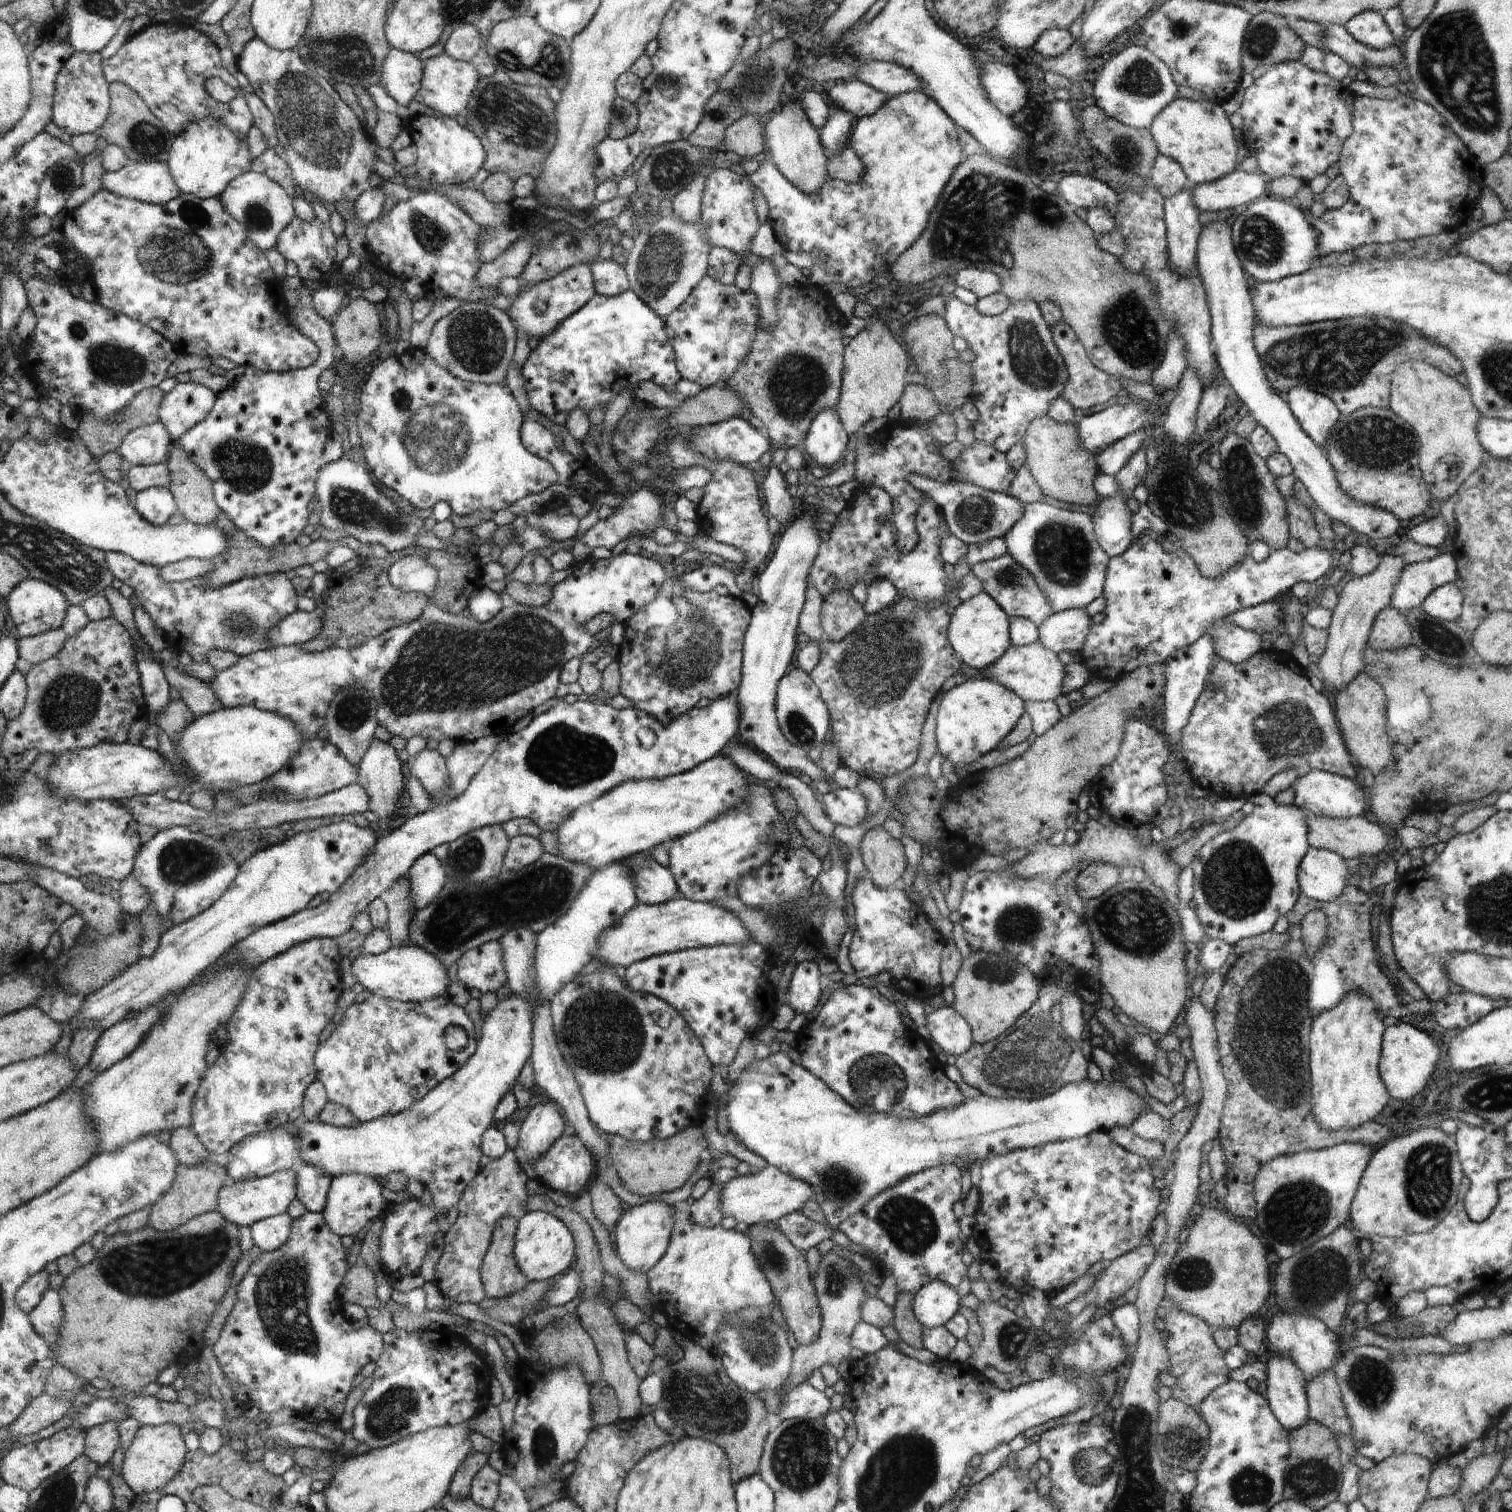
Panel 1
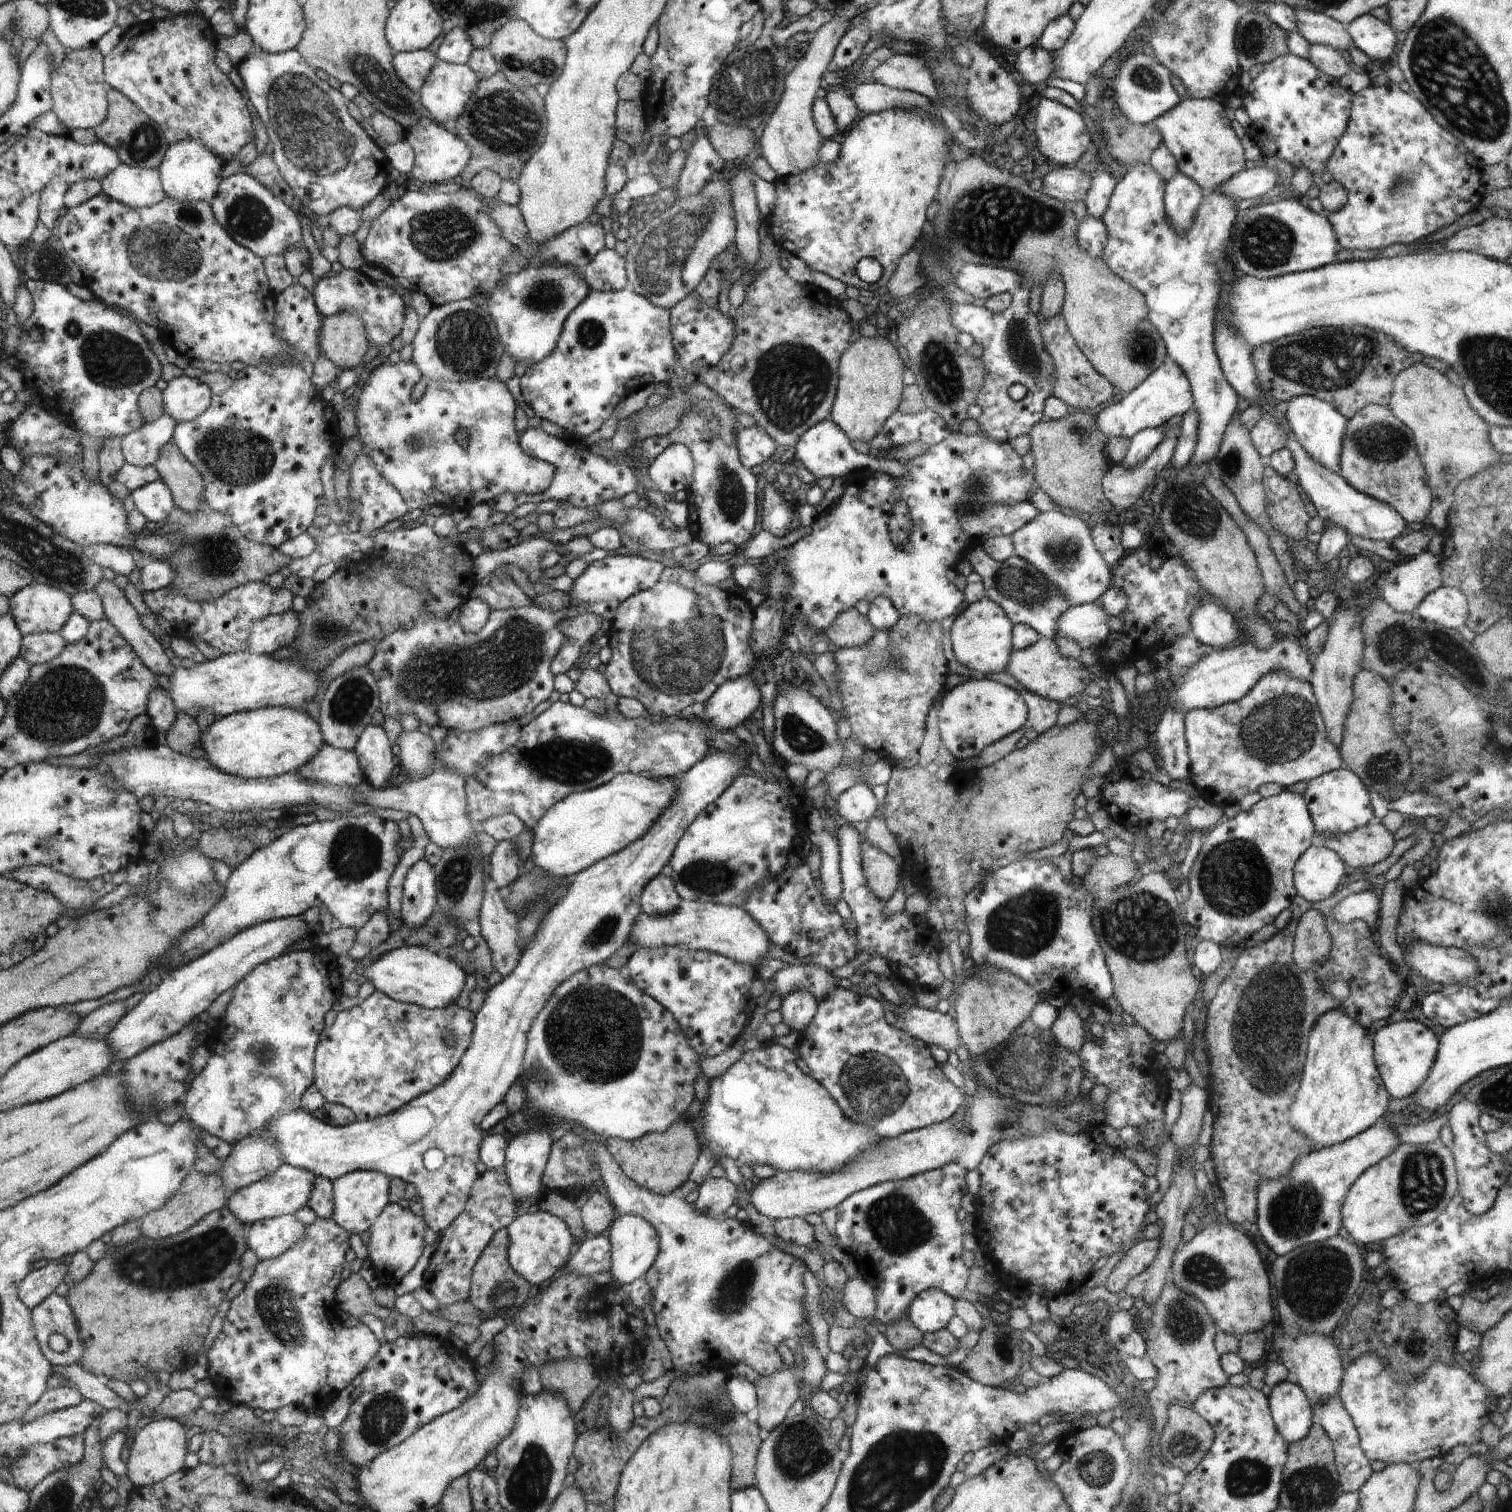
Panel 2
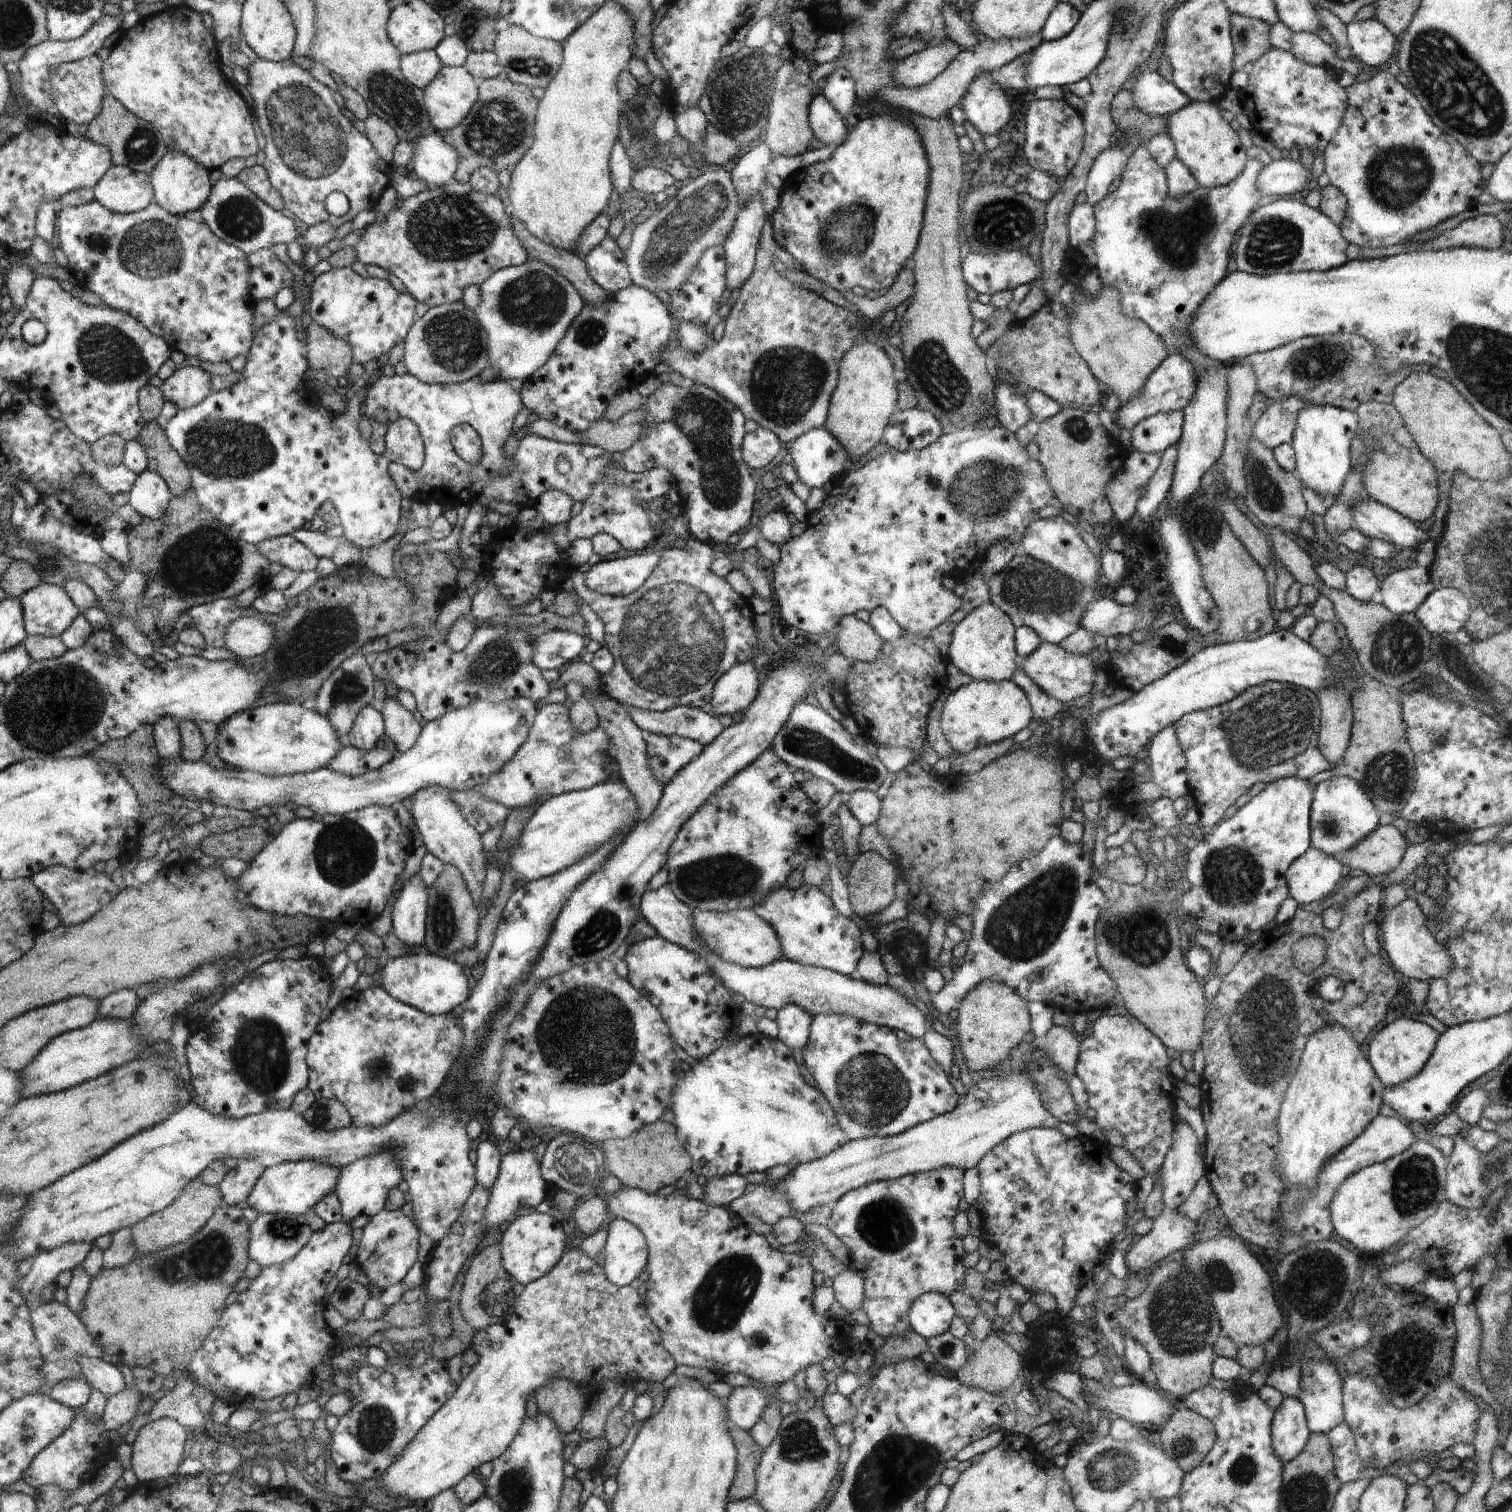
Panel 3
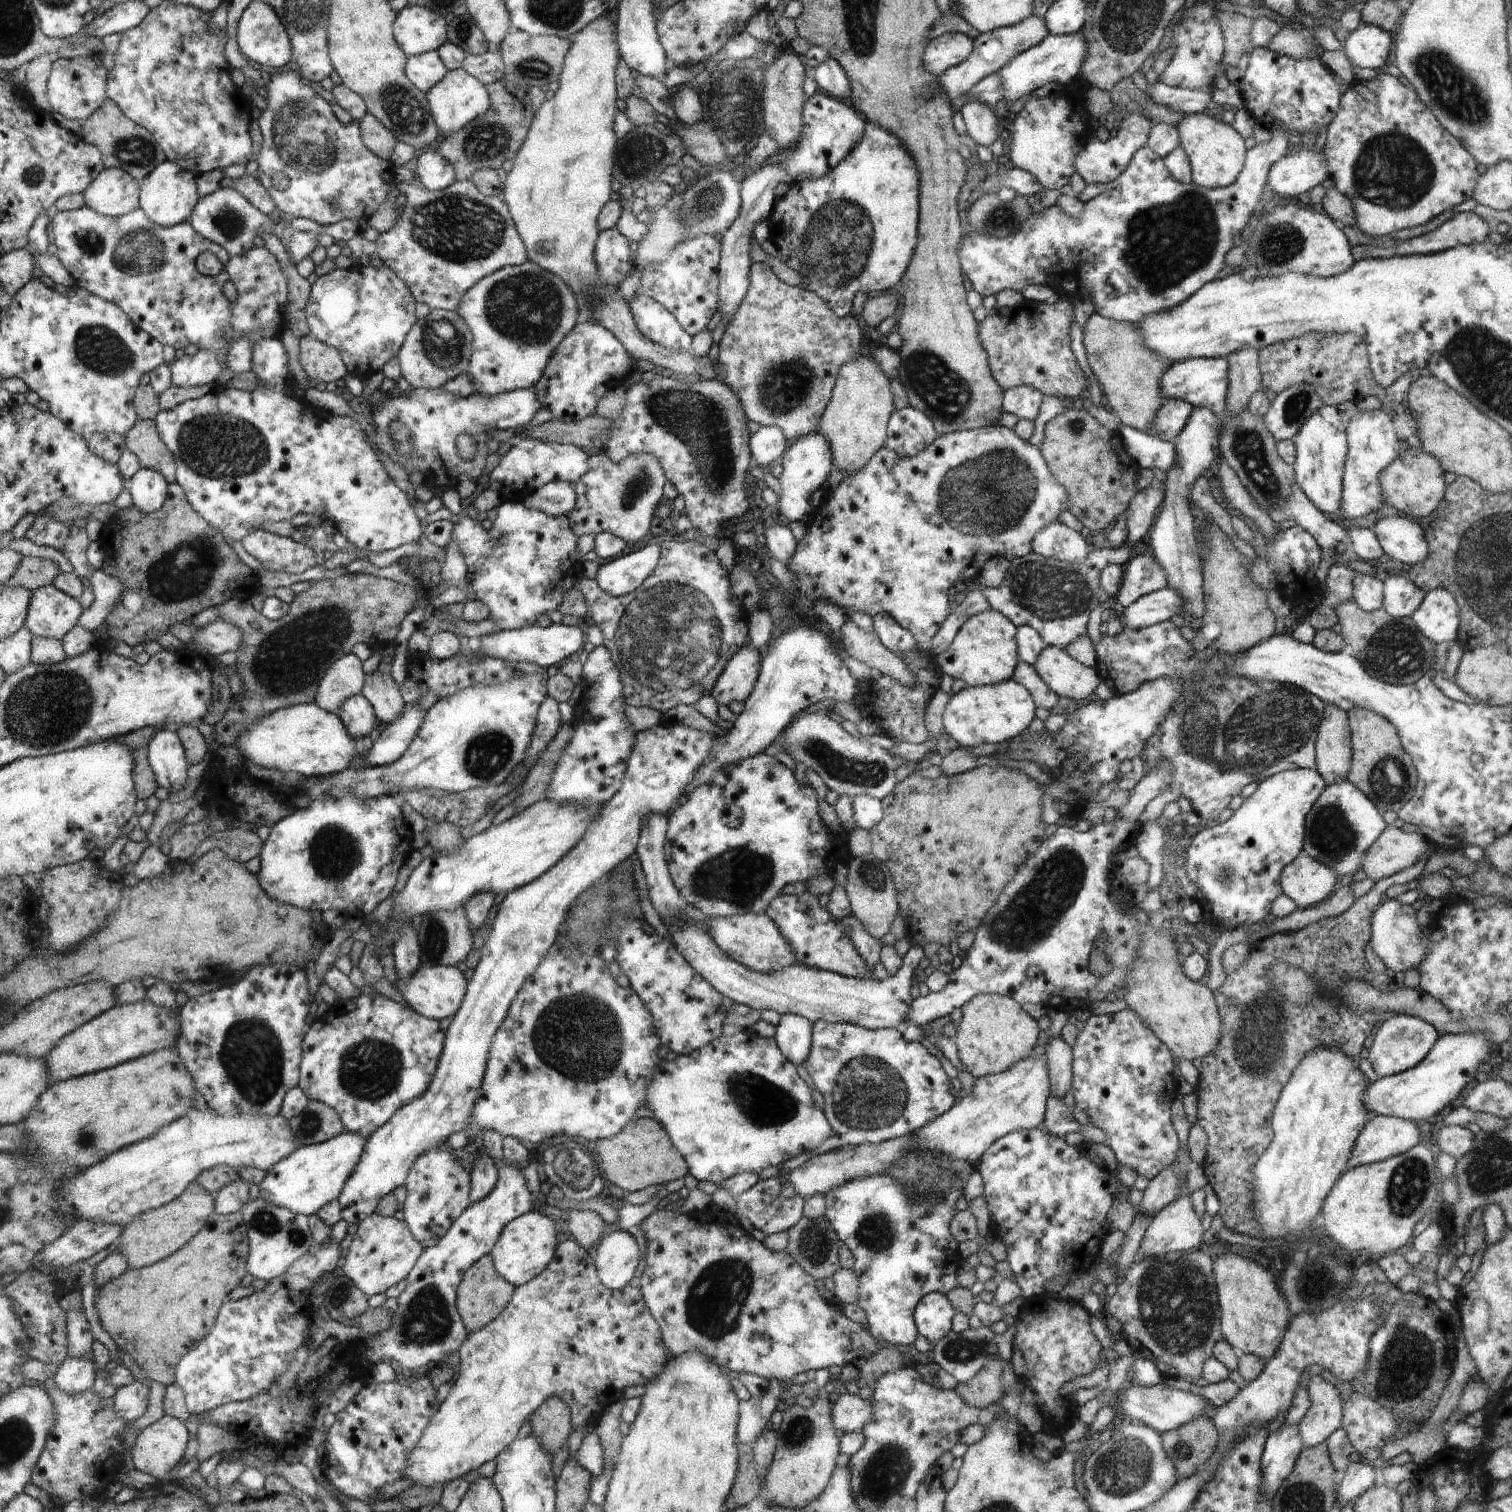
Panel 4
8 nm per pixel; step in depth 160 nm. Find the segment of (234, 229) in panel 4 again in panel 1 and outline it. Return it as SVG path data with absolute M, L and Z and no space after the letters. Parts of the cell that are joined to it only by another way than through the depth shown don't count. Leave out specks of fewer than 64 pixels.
M254 170L246 171L232 180L221 199L234 220L244 224L249 239L265 251L277 245L282 229L285 229L296 217L292 207L293 198L277 182Z

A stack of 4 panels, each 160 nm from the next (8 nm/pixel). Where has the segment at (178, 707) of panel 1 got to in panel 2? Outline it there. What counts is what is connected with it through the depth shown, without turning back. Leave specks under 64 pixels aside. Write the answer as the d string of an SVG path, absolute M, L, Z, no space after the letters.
M180 712L175 726L167 734L168 744L178 752L190 754L196 747L202 747L203 728L199 720L190 713Z

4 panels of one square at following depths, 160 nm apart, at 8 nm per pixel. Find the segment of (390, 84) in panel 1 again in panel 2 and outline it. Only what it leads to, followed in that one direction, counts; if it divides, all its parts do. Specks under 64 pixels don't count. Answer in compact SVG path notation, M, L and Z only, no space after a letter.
M420 49L416 52L395 53L392 64L400 80L418 95L437 59L428 49Z

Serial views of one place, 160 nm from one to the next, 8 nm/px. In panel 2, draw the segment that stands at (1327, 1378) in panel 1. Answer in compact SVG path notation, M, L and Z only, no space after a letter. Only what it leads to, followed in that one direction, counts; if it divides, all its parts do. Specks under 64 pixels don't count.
M1334 1395L1323 1403L1318 1402L1311 1406L1314 1417L1320 1419L1319 1425L1333 1442L1335 1450L1335 1465L1338 1471L1340 1486L1344 1493L1356 1492L1369 1479L1372 1474L1370 1461L1366 1458L1359 1443L1359 1434L1356 1425L1352 1422L1350 1415L1346 1412L1340 1399L1340 1395Z

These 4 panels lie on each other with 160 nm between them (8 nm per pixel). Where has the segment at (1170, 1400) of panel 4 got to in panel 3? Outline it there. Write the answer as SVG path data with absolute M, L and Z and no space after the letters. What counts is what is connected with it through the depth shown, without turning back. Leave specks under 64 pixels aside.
M1106 1371L1105 1377L1099 1381L1083 1377L1083 1386L1086 1386L1086 1394L1083 1395L1089 1404L1090 1412L1093 1412L1095 1415L1114 1412L1114 1414L1118 1414L1124 1420L1130 1421L1137 1426L1146 1426L1154 1430L1160 1430L1174 1411L1172 1405L1164 1399L1163 1393L1154 1387L1143 1386L1142 1383L1135 1383L1132 1386L1125 1387L1111 1387L1110 1383L1113 1377L1112 1375L1107 1376L1109 1374Z

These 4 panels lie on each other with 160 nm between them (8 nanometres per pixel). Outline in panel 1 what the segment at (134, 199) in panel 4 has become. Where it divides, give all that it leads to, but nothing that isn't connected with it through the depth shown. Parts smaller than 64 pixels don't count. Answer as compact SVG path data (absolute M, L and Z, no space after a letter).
M132 161L122 170L108 171L103 179L110 192L150 204L168 204L184 194L169 162Z

